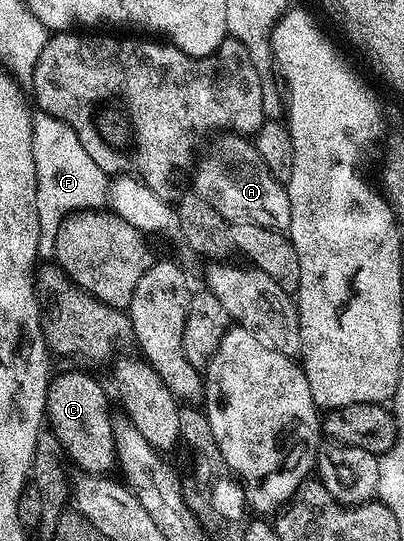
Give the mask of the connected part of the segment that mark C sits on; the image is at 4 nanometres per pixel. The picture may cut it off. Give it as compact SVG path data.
M71 370L68 374L56 373L47 385L45 422L55 439L61 444L64 455L71 458L86 474L106 475L116 465L113 416L107 408L107 394L95 378Z

